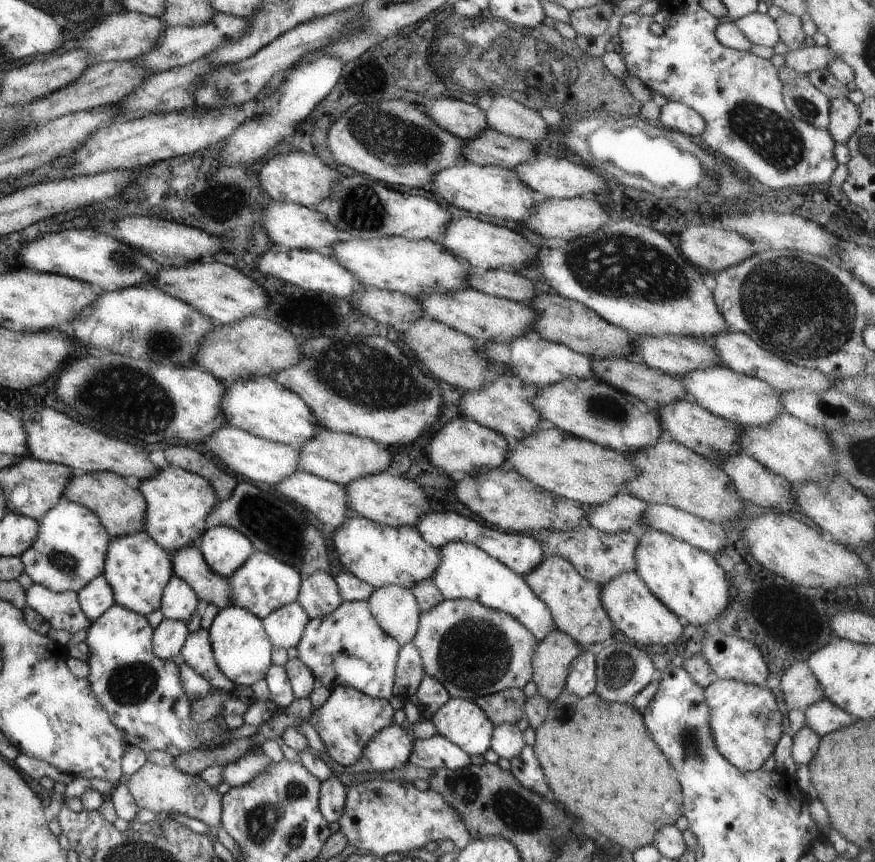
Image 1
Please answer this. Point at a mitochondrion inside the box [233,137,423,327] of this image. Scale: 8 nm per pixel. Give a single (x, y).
(361, 207)

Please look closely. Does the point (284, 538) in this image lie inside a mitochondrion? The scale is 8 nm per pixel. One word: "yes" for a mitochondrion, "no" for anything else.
yes

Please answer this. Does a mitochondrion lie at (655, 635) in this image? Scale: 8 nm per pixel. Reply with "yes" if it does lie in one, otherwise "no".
no

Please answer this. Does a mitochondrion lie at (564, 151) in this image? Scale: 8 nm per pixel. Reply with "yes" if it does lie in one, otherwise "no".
no

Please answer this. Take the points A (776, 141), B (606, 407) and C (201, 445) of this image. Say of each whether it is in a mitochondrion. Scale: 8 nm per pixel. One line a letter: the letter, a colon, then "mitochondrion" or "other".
A: mitochondrion
B: mitochondrion
C: other

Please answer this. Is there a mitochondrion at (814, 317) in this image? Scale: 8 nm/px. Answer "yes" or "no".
yes

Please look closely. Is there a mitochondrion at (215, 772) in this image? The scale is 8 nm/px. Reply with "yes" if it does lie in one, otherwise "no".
no

